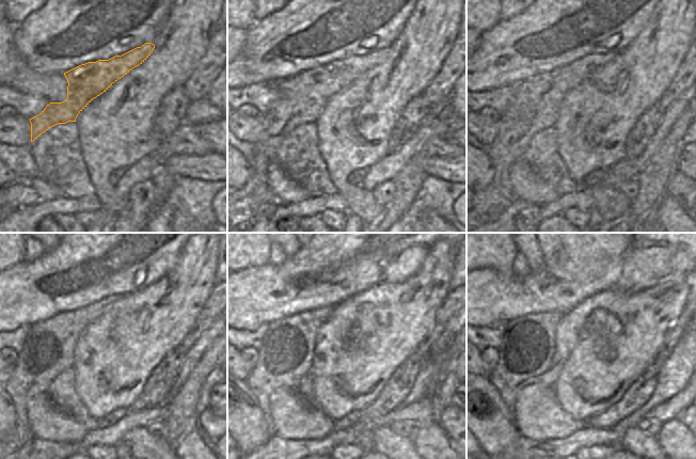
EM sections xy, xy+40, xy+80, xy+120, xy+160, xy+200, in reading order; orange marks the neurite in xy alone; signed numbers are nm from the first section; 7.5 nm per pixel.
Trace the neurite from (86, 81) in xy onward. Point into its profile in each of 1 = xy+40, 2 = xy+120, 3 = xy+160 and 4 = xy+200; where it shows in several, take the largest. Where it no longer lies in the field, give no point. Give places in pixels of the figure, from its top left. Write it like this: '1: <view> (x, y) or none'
1: xy+40 (301, 98)
2: xy+120 (48, 349)
3: xy+160 (286, 353)
4: xy+200 (525, 355)

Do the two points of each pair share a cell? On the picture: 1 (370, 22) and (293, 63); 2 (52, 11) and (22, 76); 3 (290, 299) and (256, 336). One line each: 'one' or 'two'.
1: one
2: two
3: two

